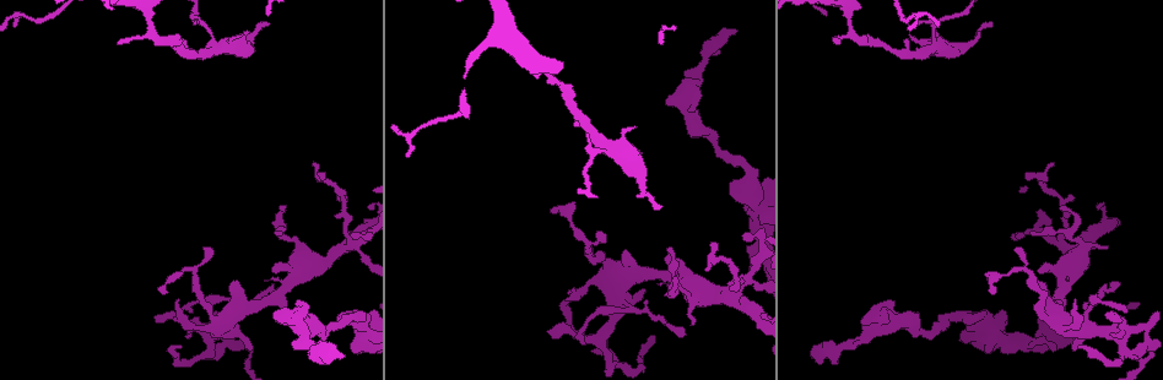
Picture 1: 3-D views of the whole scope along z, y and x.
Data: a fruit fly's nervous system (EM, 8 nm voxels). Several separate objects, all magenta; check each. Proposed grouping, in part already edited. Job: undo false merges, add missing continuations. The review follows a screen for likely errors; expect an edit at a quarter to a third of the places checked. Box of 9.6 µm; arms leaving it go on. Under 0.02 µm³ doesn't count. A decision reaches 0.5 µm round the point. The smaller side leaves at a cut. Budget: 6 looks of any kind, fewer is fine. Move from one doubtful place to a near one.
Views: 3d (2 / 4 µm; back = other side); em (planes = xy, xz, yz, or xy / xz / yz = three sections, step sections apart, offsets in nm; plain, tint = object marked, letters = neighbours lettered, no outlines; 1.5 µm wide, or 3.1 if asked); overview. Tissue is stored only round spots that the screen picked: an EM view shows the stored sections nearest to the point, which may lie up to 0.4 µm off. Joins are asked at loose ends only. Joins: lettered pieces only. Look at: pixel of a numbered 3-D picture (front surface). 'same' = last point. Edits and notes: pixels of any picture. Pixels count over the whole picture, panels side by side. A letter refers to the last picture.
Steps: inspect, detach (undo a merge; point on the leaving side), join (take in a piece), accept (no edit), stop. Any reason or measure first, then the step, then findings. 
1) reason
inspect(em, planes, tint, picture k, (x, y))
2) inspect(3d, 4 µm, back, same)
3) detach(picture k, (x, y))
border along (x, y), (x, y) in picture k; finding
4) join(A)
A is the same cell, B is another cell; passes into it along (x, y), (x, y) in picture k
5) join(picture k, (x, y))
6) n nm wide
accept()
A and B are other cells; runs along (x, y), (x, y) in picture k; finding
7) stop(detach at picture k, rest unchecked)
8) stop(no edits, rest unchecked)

an open end
inspect(3d, 2 µm, picture 1, (814, 356))

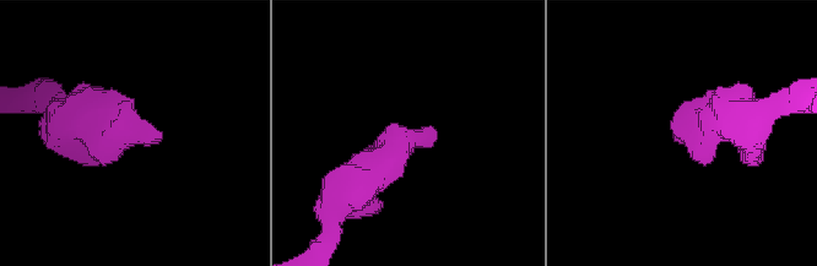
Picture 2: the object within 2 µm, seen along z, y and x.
inspect(em, planes, plain, picture 2, (432, 130))

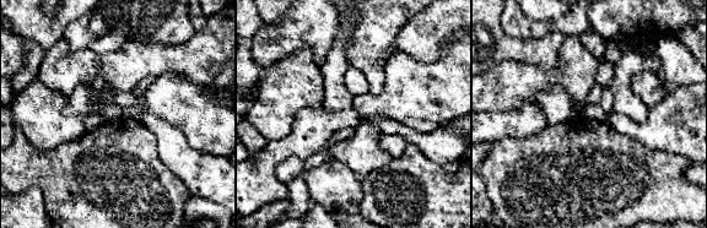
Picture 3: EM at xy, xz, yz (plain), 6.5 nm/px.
what lies round it
inspect(em, planes, letters, same)

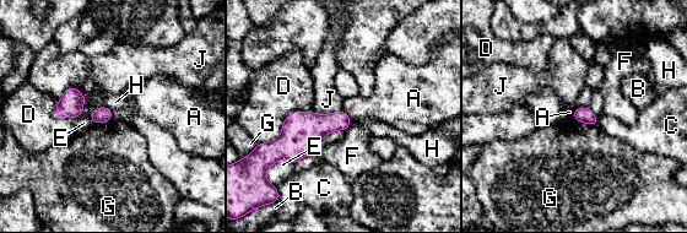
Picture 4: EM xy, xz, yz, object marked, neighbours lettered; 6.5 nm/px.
accept()
A, B, C, D, E, F, G, H and J are other cells; border along (342, 109), (350, 117) in picture 4; none of them fits

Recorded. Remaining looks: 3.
tapers out
inspect(em, planes, letters, picture 1, (277, 230))

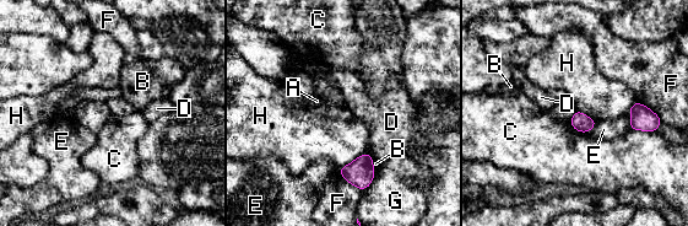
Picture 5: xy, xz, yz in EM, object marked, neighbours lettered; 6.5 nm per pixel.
accept()
A, B, C, D, E, F, G and H are other cells; border along (367, 151), (339, 170) in picture 5; no lettered piece goes on from it

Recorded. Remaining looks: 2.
an open end
inspect(em, planes, letters, picture 1, (569, 294))

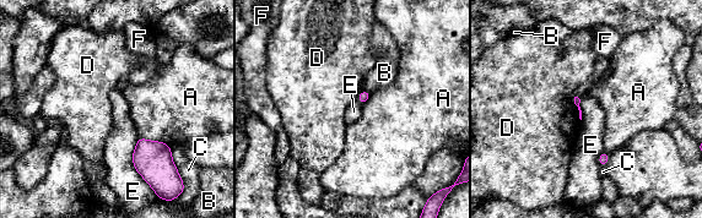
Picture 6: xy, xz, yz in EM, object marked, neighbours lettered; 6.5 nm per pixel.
accept()
A, B, C, D, E and F are other cells; border along (139, 136), (169, 146) in picture 6; none of them fits

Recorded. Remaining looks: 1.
stop(no edits, rest unchecked)

